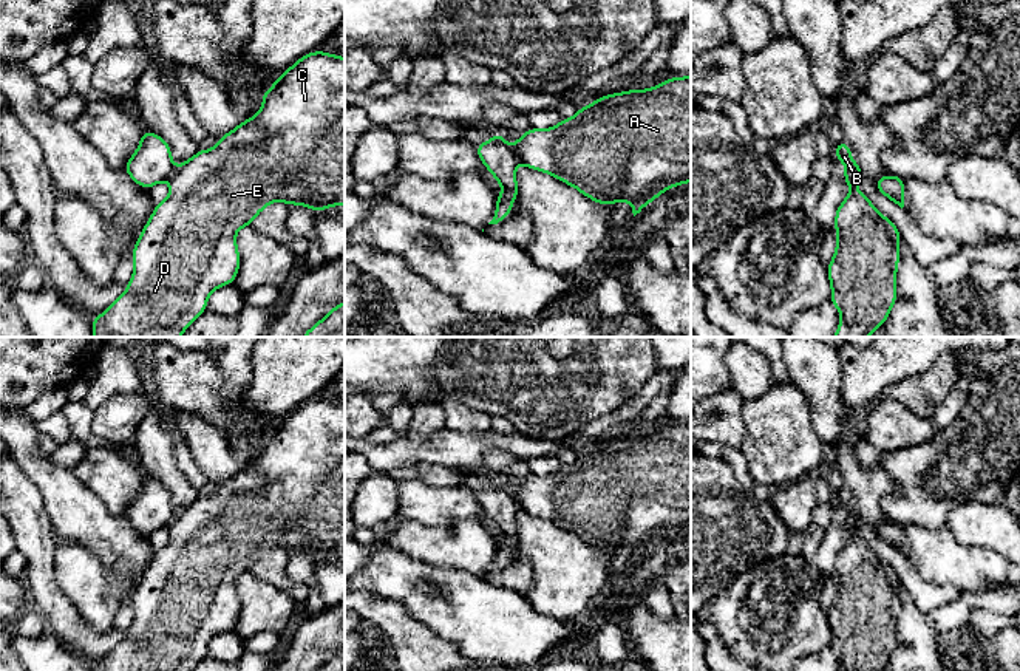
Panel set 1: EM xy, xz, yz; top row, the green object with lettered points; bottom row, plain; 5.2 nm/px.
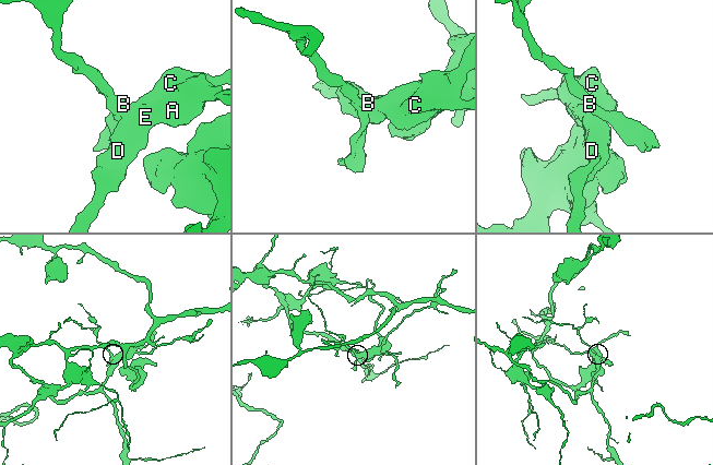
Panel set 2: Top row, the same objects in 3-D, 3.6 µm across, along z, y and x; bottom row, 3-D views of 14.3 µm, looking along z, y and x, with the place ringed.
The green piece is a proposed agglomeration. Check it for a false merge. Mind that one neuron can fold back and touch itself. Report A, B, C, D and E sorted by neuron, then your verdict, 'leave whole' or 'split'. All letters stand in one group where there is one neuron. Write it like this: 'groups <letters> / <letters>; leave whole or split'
groups A C D E / B; split

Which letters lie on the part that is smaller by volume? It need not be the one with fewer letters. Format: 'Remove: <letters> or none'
Remove: B

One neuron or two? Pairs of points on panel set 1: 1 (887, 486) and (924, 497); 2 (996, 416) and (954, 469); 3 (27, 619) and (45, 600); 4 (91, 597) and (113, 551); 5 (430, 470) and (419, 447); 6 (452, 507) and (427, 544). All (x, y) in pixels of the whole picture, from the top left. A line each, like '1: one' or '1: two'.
1: two
2: one
3: two
4: two
5: two
6: two

